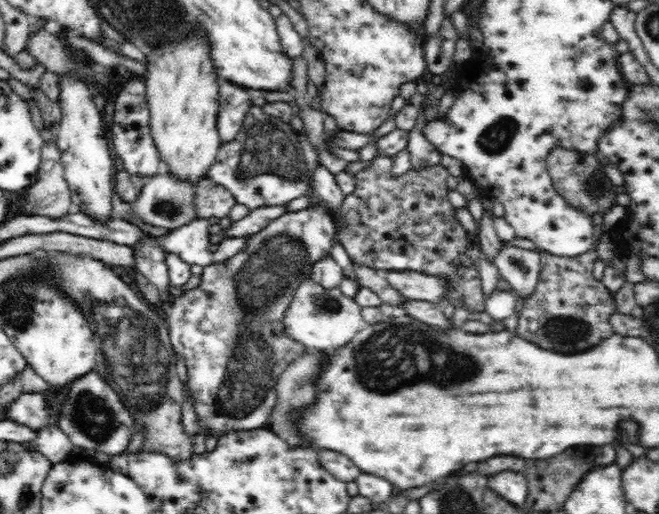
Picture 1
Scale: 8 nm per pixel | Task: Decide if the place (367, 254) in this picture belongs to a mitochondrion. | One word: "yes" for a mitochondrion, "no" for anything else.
no

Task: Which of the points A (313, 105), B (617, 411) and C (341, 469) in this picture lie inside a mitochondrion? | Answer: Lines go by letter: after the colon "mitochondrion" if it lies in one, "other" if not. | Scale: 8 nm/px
A: other
B: other
C: other

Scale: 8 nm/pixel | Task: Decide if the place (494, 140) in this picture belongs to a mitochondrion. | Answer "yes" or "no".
yes

